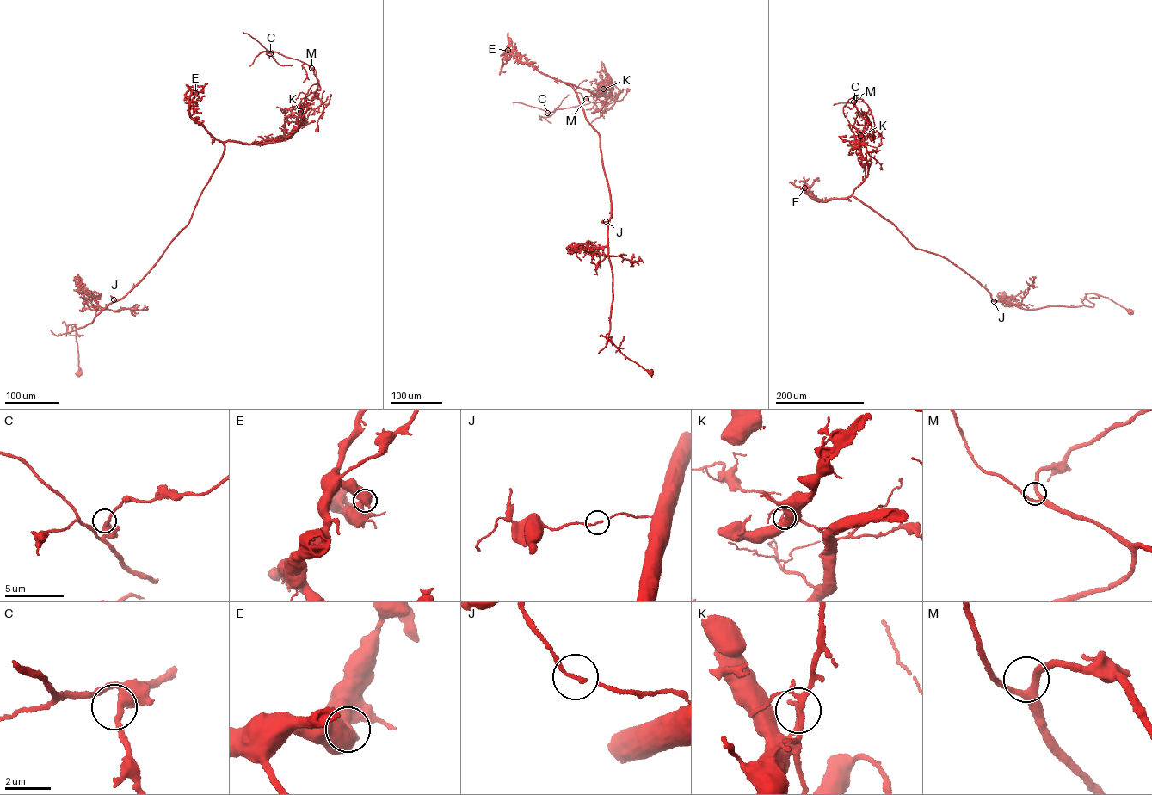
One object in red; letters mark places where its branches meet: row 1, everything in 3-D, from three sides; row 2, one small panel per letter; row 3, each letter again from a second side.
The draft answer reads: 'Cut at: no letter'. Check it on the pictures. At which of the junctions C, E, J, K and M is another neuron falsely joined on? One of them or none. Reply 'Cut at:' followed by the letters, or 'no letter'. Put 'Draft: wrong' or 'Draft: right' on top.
Draft: wrong
Cut at: K

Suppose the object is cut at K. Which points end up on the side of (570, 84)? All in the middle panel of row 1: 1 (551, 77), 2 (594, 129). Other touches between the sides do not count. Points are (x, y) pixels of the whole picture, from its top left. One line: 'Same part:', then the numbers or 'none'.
Same part: 1, 2

